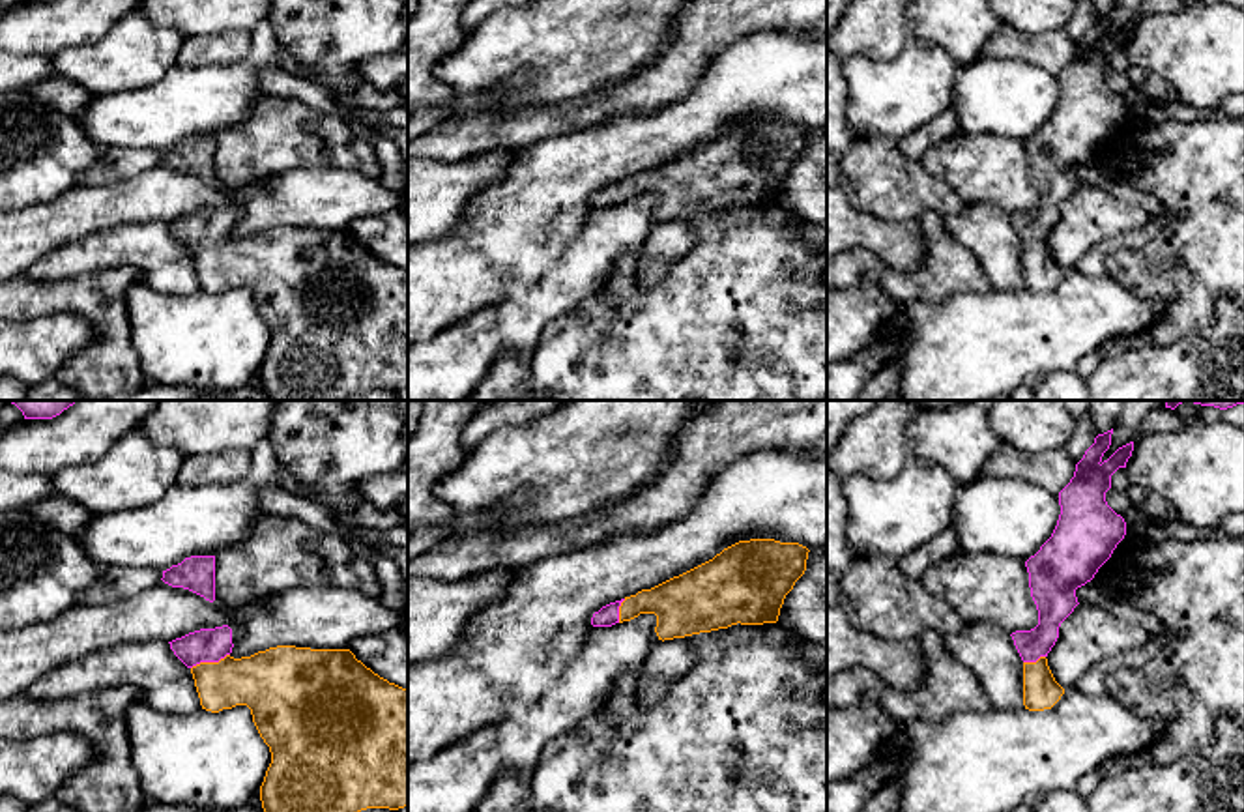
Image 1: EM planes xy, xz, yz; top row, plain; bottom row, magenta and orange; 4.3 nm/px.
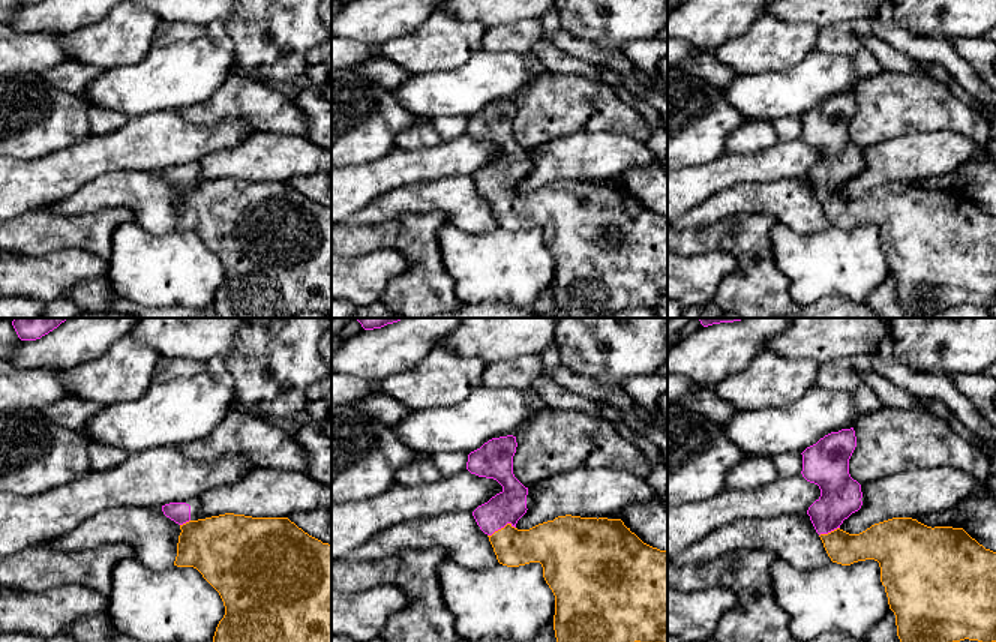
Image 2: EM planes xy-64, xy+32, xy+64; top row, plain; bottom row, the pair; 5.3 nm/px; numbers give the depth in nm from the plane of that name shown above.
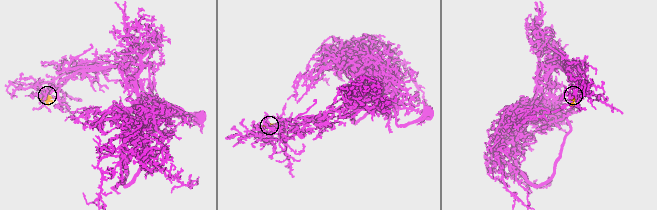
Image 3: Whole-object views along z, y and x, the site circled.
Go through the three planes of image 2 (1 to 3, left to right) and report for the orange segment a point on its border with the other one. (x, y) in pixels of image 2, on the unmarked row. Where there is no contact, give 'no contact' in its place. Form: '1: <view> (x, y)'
1: xy-64 (185, 186)
2: xy+32 (501, 191)
3: xy+64 (828, 195)

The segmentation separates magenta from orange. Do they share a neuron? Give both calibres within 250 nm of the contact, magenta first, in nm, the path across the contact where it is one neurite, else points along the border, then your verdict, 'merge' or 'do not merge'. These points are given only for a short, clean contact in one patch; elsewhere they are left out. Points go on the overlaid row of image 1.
140/260 nm | across xy (208, 644), (210, 661), (231, 681), (264, 681) | merge

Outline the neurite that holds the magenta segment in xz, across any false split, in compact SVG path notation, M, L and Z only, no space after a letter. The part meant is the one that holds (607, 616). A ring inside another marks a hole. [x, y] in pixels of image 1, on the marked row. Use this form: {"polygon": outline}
{"polygon": "M739 541L679 576L602 606L591 625L655 614L655 632L664 642L737 623L776 623L786 595L806 571L808 552L799 543Z"}

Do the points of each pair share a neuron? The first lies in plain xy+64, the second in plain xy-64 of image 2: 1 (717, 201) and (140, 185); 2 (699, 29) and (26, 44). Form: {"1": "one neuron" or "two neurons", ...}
{"1": "one neuron", "2": "two neurons"}

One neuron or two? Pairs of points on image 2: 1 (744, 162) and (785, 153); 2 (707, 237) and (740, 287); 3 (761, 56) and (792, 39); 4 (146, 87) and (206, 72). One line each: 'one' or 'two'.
1: one
2: one
3: one
4: one

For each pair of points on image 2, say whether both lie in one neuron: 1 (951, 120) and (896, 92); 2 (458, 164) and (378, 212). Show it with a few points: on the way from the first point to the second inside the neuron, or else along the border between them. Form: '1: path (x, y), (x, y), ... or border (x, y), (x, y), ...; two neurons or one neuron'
1: path (938, 108), (909, 102); one neuron
2: border (464, 174), (422, 180), (395, 189); two neurons

